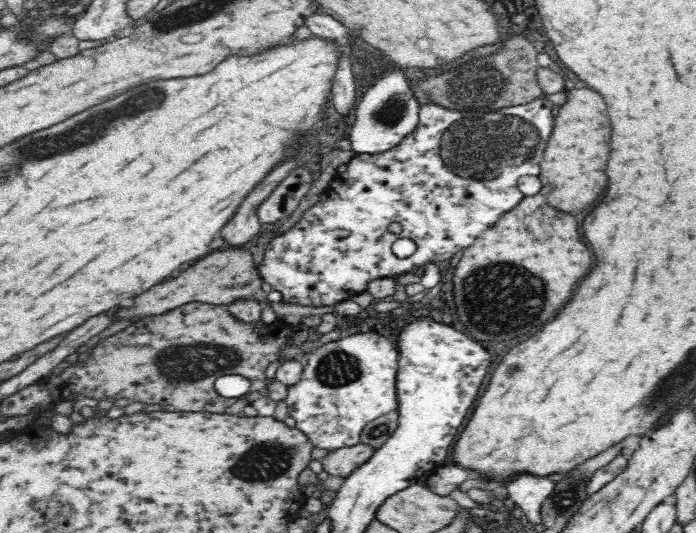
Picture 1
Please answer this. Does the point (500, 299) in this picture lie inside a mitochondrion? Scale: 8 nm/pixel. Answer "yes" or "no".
yes

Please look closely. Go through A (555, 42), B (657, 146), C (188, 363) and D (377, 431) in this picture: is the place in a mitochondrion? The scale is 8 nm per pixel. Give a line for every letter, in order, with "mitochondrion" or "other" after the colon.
A: other
B: other
C: mitochondrion
D: mitochondrion

